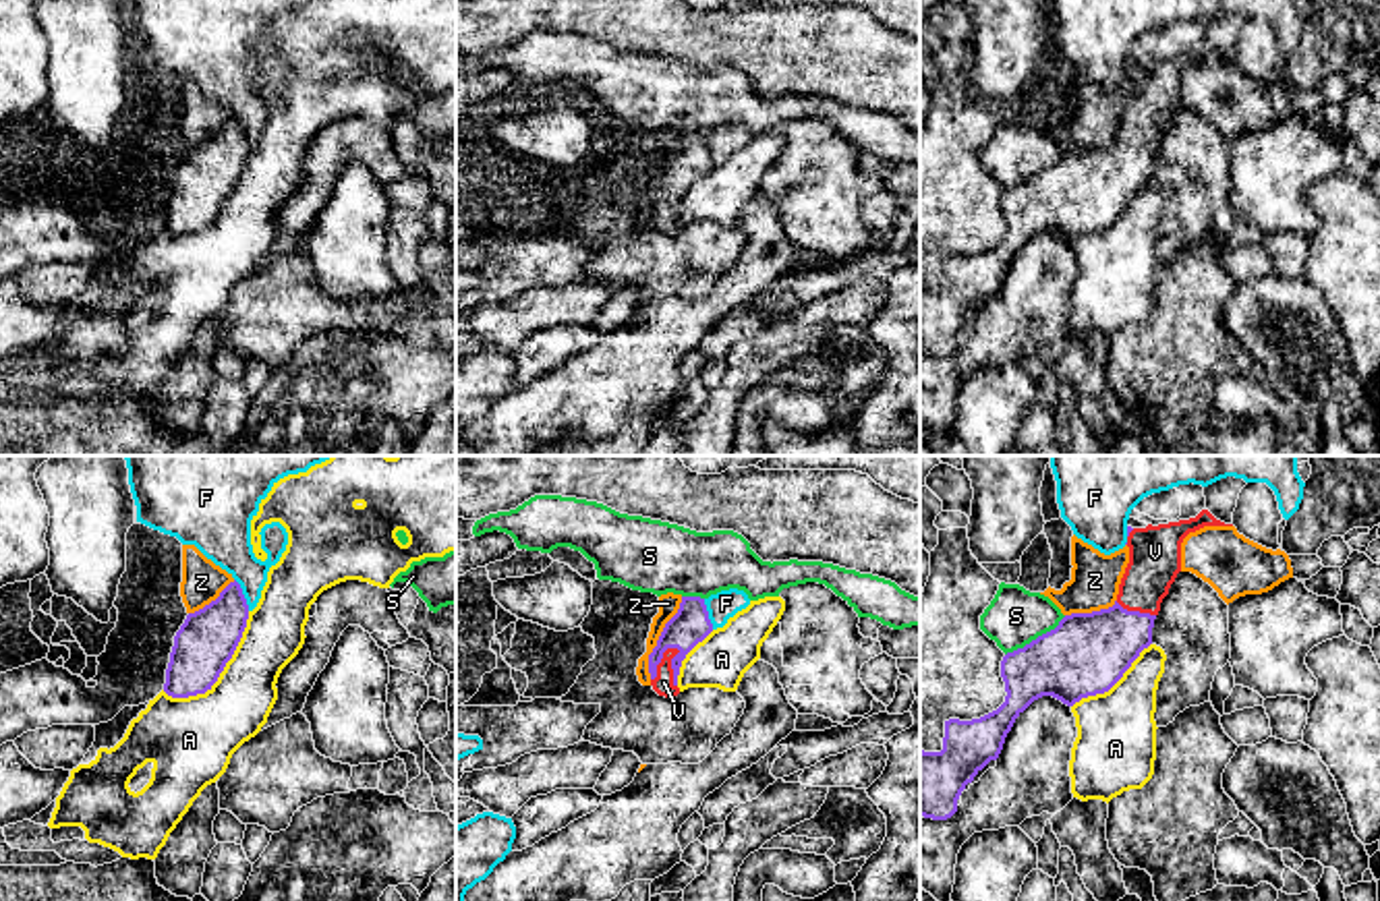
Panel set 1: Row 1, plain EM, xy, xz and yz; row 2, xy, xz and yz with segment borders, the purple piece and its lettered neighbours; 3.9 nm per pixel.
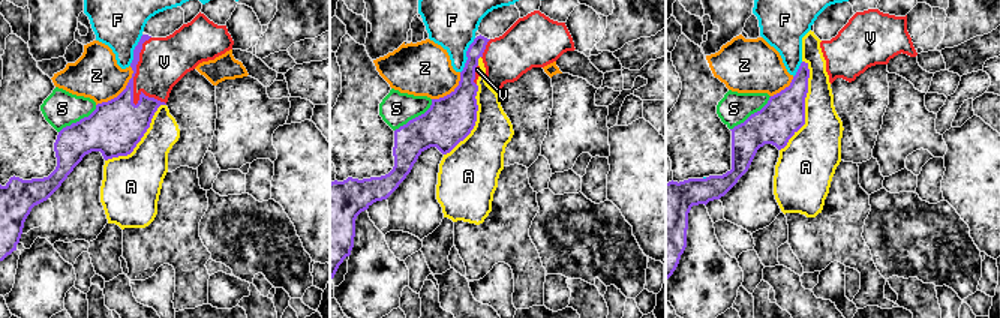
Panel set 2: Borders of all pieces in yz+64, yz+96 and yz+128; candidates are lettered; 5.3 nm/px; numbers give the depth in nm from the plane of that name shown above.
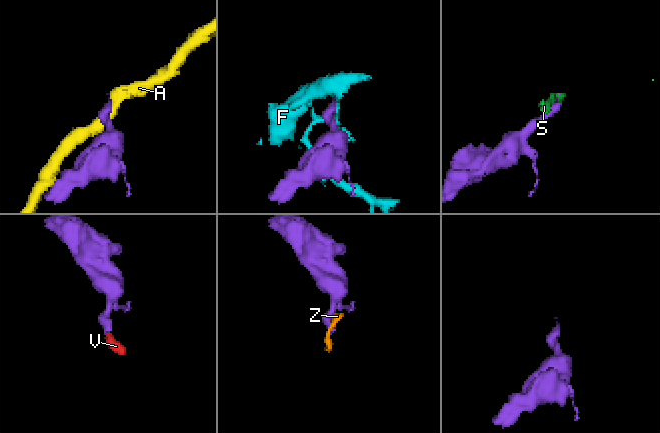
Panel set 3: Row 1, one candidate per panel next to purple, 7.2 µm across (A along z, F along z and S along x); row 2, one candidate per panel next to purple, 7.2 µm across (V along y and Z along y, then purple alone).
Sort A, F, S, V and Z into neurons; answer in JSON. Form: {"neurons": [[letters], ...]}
{"neurons": [["A"], ["F"], ["S"], ["V"], ["Z"]]}

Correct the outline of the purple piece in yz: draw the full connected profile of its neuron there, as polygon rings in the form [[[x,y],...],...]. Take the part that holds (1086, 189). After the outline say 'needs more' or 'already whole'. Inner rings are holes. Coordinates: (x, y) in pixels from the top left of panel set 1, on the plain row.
[[[1208,46],[1196,54],[1146,64],[1127,62],[1129,99],[1119,120],[1113,143],[1092,149],[1065,151],[1059,162],[1024,184],[1007,188],[1001,197],[1005,217],[1005,238],[972,257],[945,257],[941,288],[920,284],[920,352],[947,356],[957,348],[957,336],[968,319],[990,298],[997,296],[1015,255],[1038,234],[1053,232],[1067,242],[1082,234],[1109,228],[1144,184],[1152,180],[1154,155],[1162,135],[1181,108],[1181,79],[1189,68],[1204,62],[1233,62],[1216,56]]] | needs more

